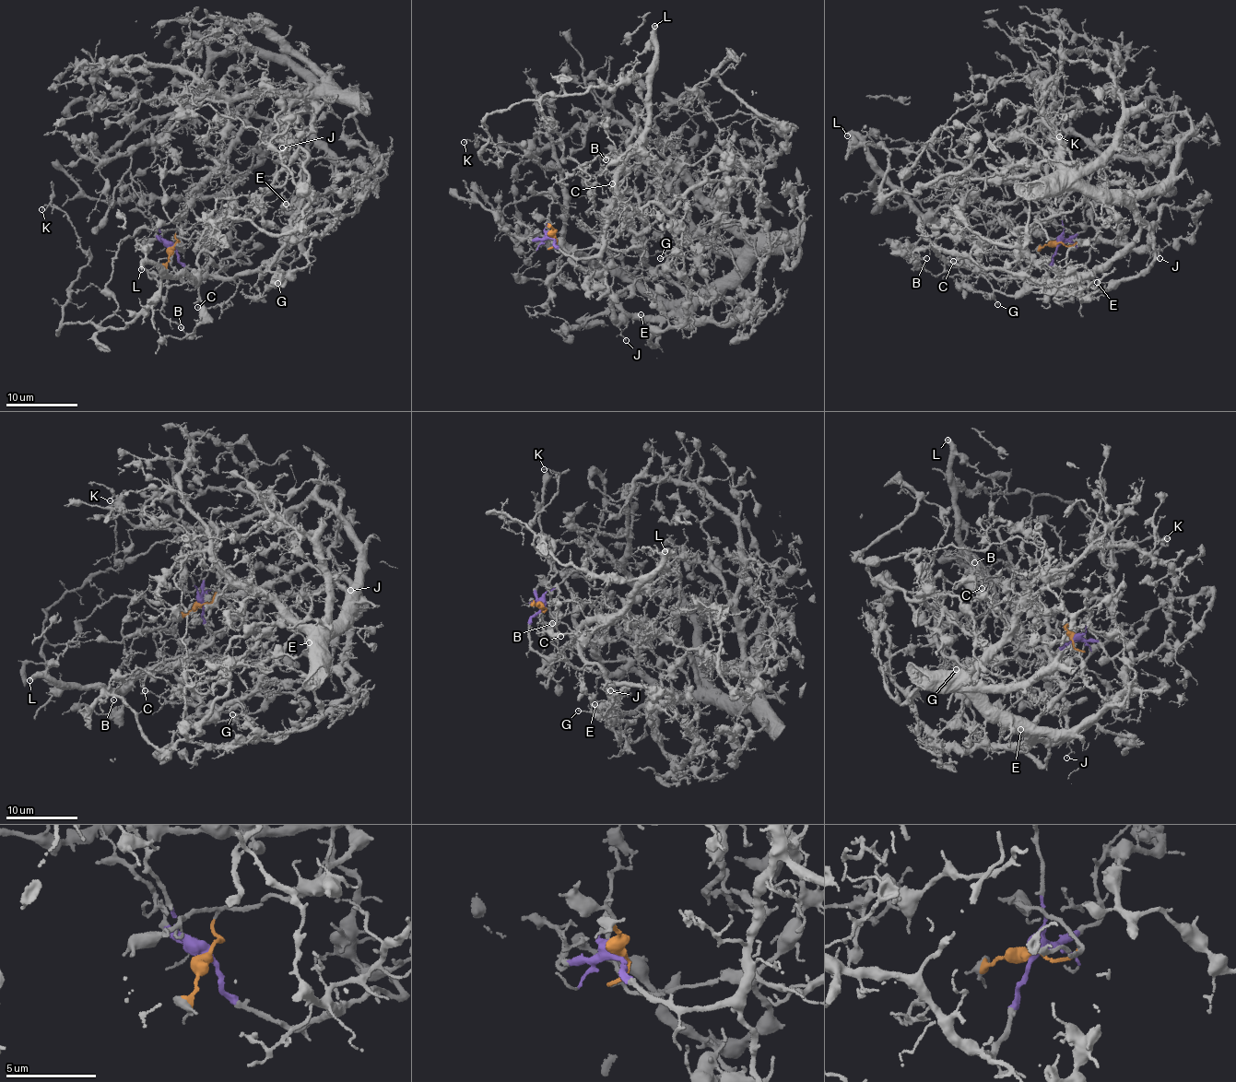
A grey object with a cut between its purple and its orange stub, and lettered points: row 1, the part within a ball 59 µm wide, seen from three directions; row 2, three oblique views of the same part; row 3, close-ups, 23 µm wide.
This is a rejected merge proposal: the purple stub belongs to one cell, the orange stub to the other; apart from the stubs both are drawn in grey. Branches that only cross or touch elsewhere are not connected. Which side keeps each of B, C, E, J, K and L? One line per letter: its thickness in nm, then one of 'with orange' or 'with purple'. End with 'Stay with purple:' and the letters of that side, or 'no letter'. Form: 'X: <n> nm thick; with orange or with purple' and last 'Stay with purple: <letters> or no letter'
B: 150 nm thick; with purple
C: 150 nm thick; with purple
E: 120 nm thick; with orange
J: 120 nm thick; with orange
K: 120 nm thick; with purple
L: 440 nm thick; with purple
Stay with purple: B, C, K, L

